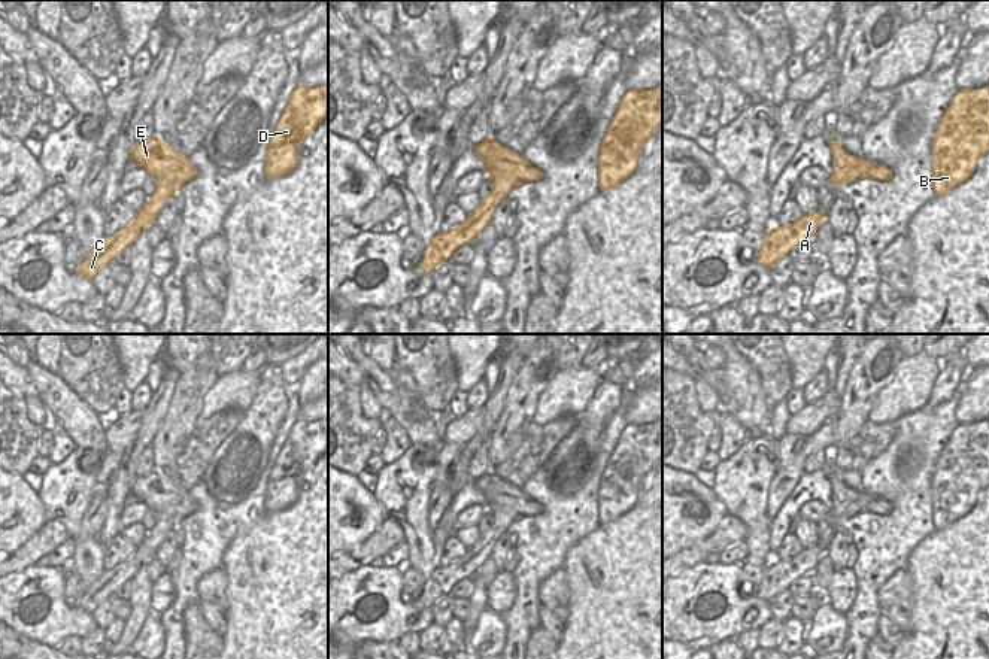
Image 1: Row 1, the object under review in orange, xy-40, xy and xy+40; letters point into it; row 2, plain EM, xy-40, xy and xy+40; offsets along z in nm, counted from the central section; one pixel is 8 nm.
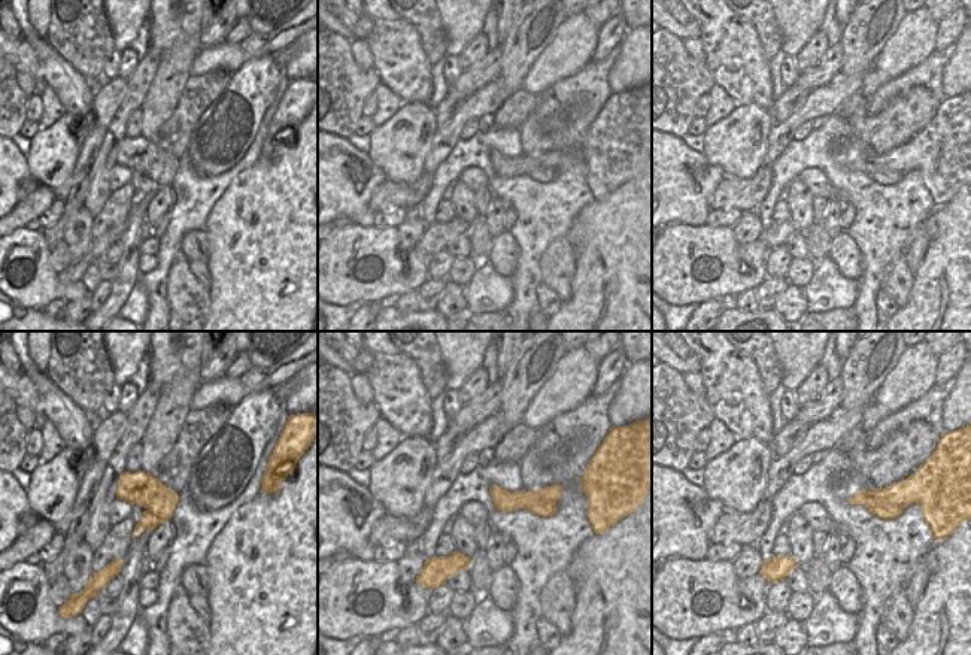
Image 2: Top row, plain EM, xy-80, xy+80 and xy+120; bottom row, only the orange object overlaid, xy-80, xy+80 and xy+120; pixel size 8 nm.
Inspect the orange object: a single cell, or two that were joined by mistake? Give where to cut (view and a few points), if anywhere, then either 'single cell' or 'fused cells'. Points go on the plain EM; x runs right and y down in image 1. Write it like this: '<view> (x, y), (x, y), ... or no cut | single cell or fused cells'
xy (493, 510), (500, 506), (509, 506), (522, 516) | fused cells

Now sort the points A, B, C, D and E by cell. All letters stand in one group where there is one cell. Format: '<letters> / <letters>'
A B C D / E

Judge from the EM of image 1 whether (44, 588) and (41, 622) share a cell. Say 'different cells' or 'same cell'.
same cell

